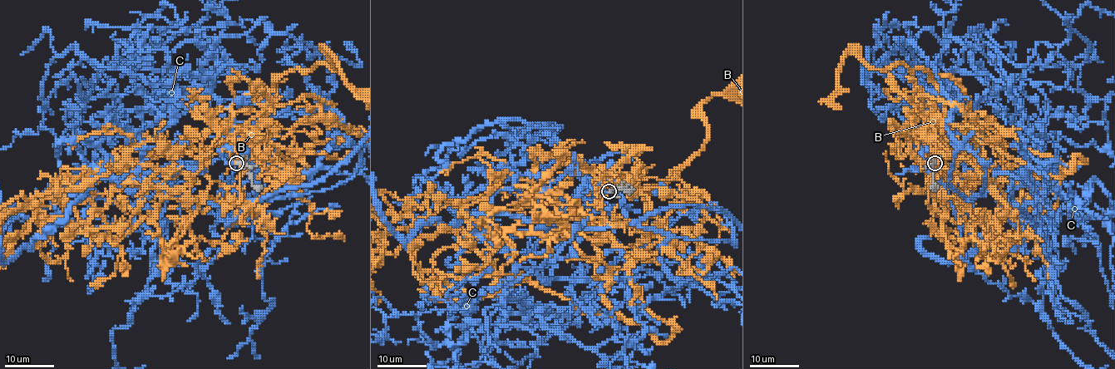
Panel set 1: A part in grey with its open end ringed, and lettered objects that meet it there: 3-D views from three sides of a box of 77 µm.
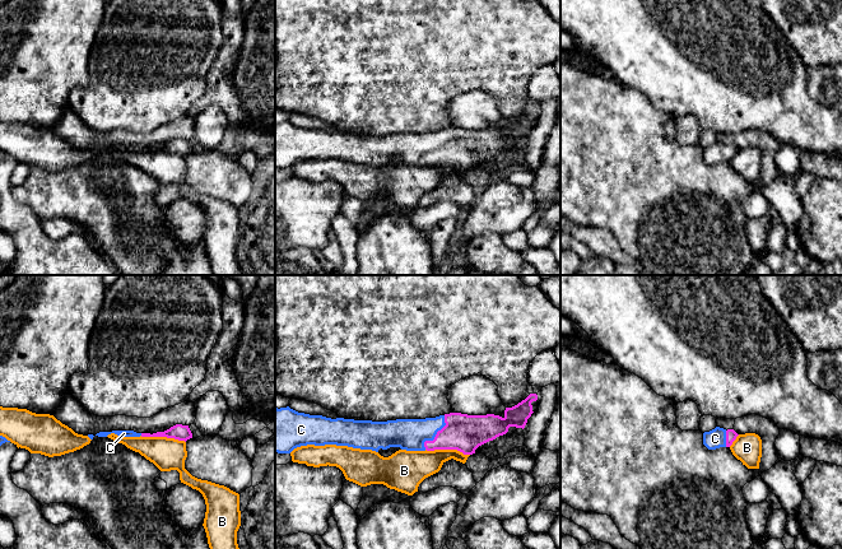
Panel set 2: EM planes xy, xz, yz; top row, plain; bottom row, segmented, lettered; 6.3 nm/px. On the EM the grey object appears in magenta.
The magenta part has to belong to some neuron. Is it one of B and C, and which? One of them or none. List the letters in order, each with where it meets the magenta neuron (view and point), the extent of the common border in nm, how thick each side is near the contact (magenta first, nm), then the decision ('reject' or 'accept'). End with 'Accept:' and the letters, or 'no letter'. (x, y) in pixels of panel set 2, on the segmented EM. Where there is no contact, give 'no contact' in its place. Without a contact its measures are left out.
B: xy (163, 436) | 300 nm | 100/200 nm | reject
C: xz (436, 434) | 260 nm | 240/200 nm | accept
Accept: C

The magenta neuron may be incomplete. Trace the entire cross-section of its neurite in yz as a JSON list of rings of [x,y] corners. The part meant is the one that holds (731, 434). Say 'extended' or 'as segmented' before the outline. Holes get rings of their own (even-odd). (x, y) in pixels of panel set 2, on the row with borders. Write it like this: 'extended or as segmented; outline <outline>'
extended; outline [[[716,427],[710,432],[703,433],[703,445],[708,450],[716,450],[720,447],[730,447],[739,434],[734,429],[724,429]]]

